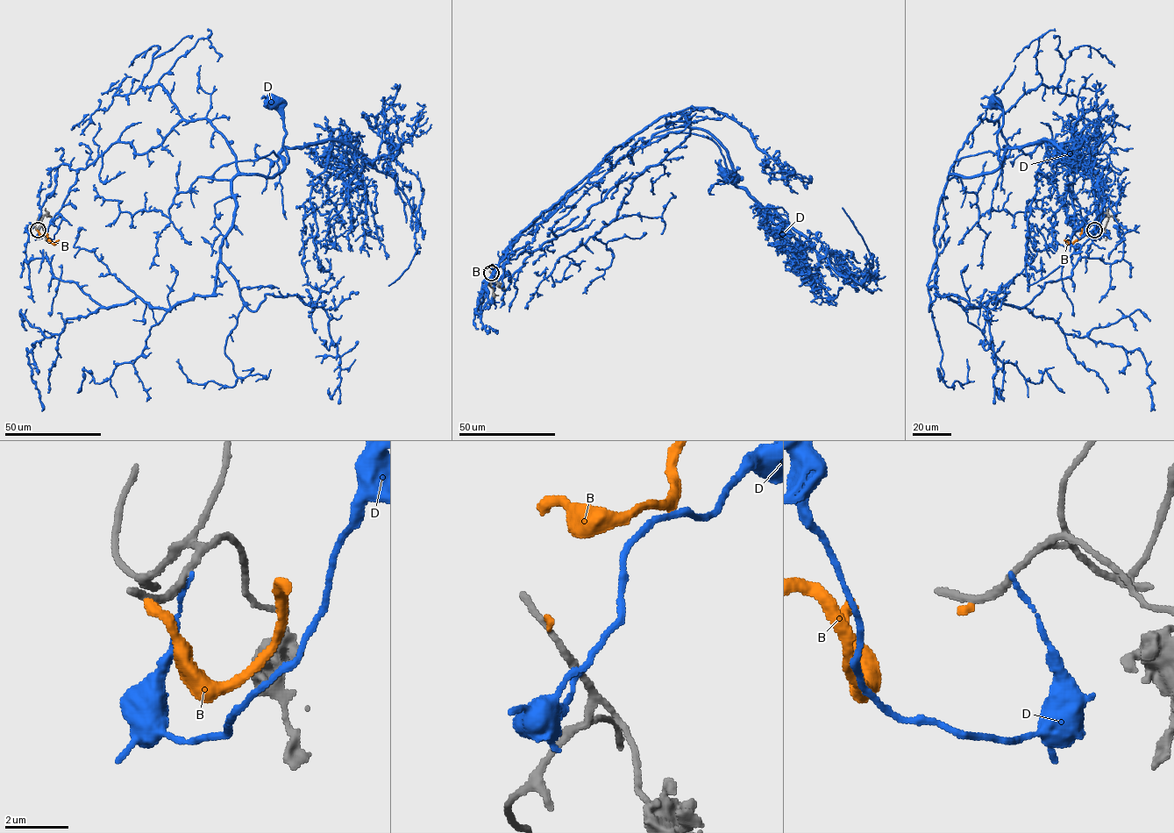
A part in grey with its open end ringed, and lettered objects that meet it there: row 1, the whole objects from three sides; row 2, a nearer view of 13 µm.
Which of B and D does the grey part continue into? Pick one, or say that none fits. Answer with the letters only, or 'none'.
B

